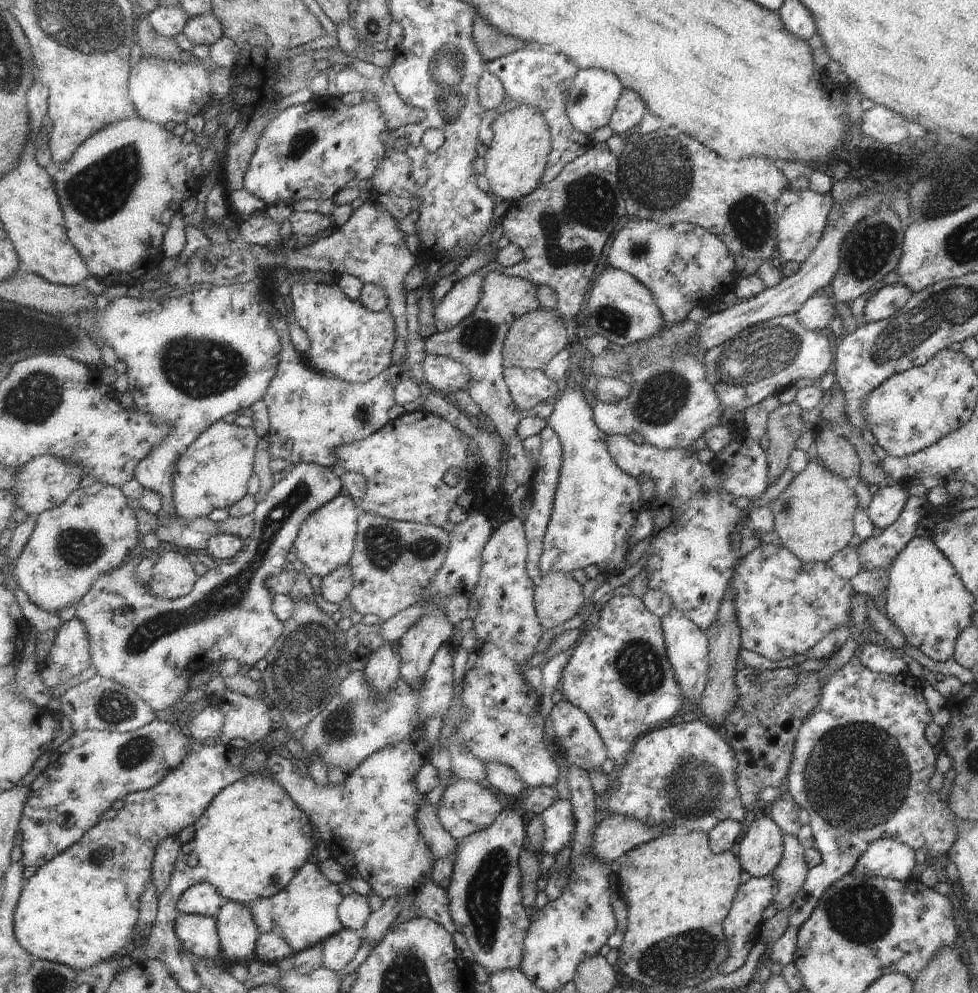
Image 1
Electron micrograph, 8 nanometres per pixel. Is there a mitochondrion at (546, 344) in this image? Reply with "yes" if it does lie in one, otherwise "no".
no

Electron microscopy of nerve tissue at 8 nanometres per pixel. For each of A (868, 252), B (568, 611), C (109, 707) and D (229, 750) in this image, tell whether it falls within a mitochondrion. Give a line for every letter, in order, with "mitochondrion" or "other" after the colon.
A: mitochondrion
B: other
C: mitochondrion
D: other

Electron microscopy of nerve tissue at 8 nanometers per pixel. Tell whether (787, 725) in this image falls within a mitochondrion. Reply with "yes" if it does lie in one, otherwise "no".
no

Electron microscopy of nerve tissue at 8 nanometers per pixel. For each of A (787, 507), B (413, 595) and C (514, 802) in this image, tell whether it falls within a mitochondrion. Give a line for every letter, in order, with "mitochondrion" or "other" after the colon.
A: mitochondrion
B: other
C: other

